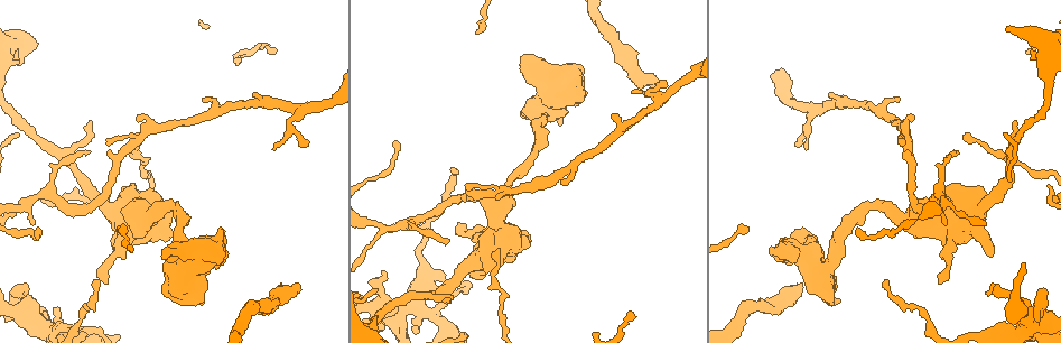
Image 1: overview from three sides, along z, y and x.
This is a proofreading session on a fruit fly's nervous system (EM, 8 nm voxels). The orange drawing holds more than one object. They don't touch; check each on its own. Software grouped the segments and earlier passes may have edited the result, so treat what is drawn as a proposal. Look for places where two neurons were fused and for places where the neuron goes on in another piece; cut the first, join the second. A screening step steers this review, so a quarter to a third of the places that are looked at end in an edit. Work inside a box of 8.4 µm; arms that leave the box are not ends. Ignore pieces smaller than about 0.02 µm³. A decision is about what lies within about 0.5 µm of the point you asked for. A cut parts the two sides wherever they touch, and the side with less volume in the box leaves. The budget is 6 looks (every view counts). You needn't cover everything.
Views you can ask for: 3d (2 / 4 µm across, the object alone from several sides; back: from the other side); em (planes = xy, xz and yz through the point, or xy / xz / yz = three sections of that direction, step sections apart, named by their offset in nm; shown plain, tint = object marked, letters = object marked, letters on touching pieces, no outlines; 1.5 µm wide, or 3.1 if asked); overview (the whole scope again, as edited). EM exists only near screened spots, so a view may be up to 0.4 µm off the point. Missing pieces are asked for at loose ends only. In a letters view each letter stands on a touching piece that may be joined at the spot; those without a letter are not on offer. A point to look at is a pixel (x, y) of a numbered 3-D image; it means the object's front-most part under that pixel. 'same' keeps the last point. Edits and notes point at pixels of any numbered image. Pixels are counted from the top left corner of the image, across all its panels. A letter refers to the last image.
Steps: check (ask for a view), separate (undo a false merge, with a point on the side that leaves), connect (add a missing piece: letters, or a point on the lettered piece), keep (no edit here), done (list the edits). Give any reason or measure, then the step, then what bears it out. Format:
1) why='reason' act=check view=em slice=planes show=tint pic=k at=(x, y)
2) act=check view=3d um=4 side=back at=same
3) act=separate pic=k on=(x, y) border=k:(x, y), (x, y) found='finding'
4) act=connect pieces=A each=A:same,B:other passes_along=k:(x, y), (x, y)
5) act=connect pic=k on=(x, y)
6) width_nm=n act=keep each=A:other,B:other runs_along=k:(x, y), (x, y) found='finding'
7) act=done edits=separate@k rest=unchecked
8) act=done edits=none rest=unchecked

why='an open end' act=check view=3d um=4 pic=1 at=(18, 51)

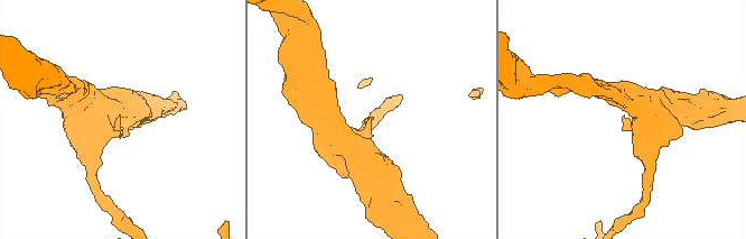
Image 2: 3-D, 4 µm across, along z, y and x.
act=check view=em slice=xz step=4 show=tint pic=2 at=(120, 118)

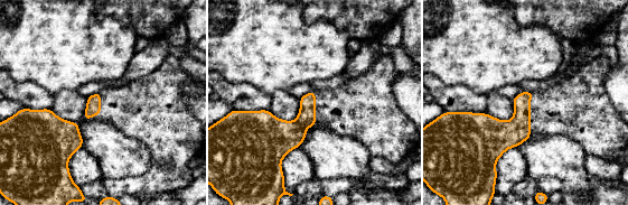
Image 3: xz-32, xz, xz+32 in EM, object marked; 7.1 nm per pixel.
why='cut it another way' act=check view=em slice=planes show=letters at=same

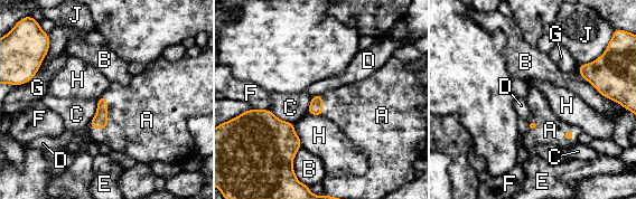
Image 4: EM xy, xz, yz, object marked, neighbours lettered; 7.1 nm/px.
act=connect pieces=A each=A:same,B:other,C:other,D:other,E:other,F:other,G:other,H:other,J:other found='the neuron continues'

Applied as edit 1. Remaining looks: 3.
why='stops while still wide' act=check view=3d um=4 pic=1 at=(486, 230)

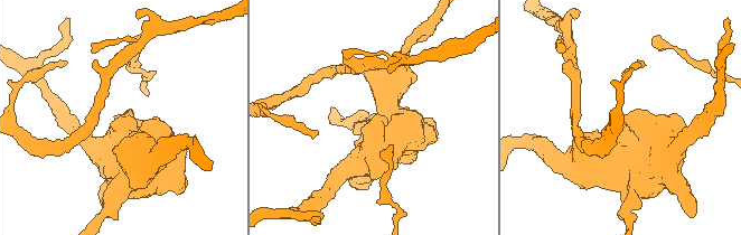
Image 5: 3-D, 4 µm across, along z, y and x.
why='now the EM' act=check view=em slice=xz step=4 show=tint pic=5 at=(379, 114)

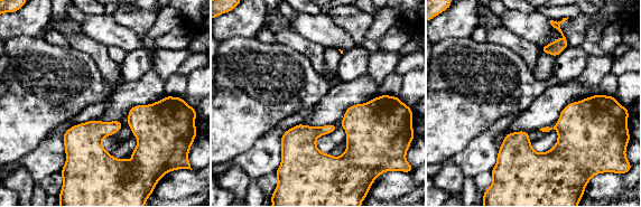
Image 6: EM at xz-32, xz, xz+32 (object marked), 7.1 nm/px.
act=check view=em slice=yz step=8 show=letters at=same

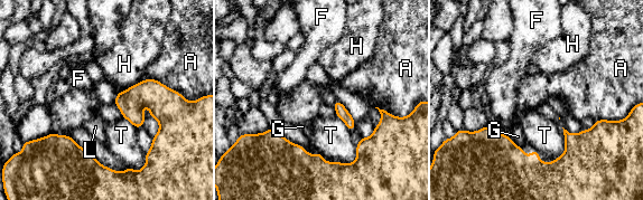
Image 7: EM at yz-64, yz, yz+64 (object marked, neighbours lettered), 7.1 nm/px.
act=keep each=A:other,F:other,G:other,H:other,L:other,T:other border=7:(147, 78), (134, 83), (126, 89) found='no lettered piece goes on from it'

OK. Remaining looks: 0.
act=done edits=connect@4 rest=unchecked

